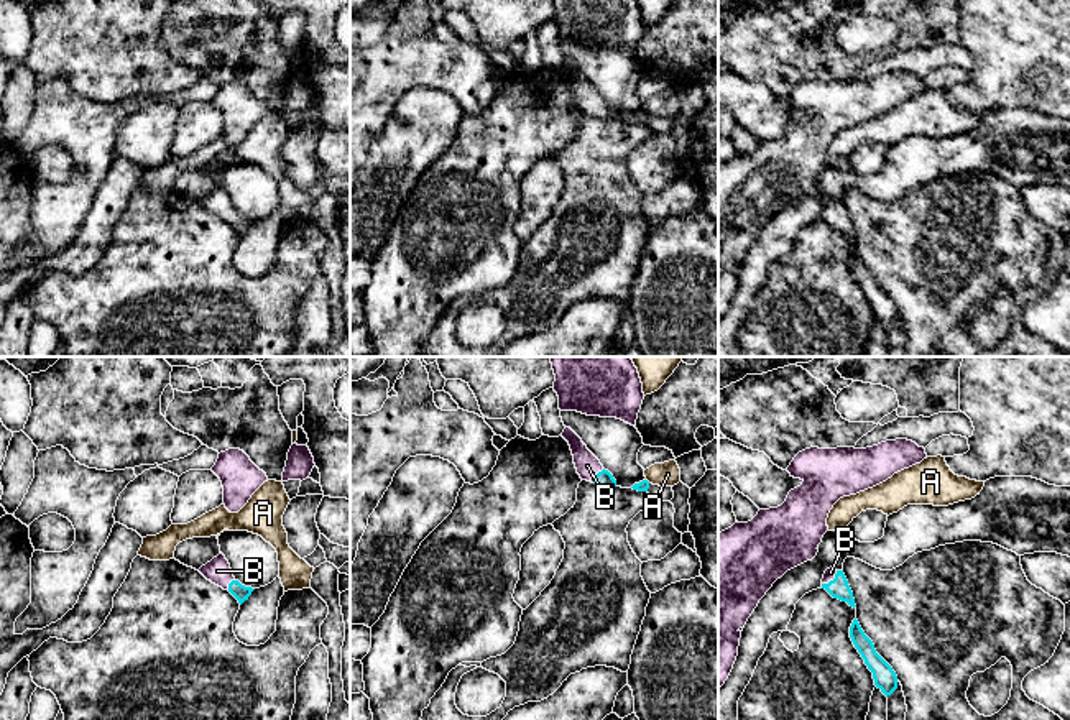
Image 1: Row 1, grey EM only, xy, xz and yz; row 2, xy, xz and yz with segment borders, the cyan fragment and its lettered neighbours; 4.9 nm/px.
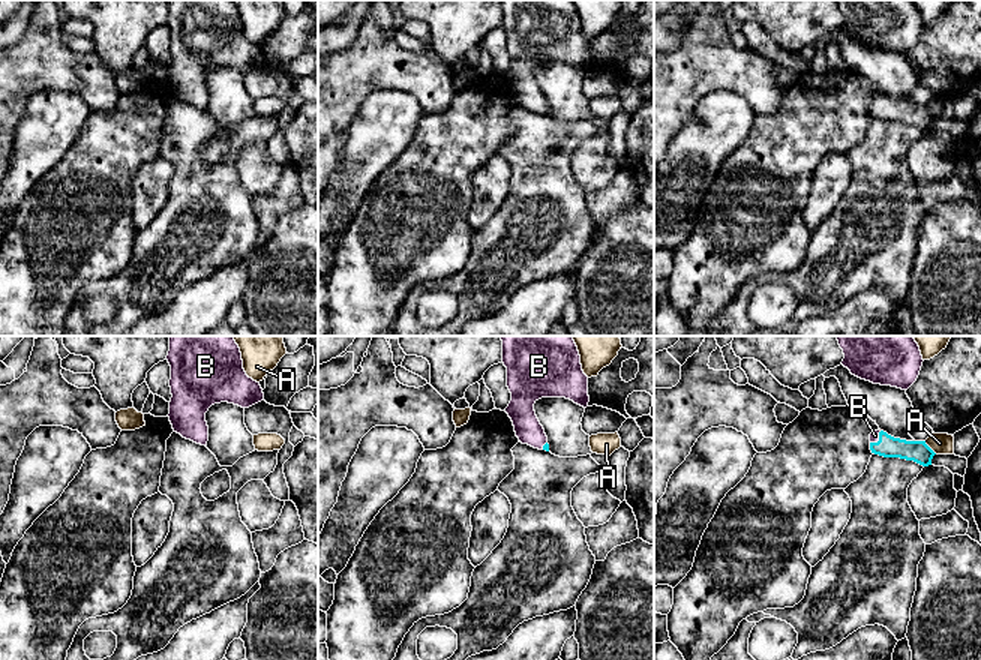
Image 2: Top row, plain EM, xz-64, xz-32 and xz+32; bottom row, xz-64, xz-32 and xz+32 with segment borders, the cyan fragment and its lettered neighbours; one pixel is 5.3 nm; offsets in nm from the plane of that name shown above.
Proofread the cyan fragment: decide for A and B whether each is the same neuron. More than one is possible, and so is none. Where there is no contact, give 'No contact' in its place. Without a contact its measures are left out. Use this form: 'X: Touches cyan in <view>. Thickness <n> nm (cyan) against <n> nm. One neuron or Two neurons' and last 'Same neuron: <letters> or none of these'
A: No contact. Two neurons
B: Touches cyan in xz. Thickness 80 nm (cyan) against 120 nm. One neuron
Same neuron: B

